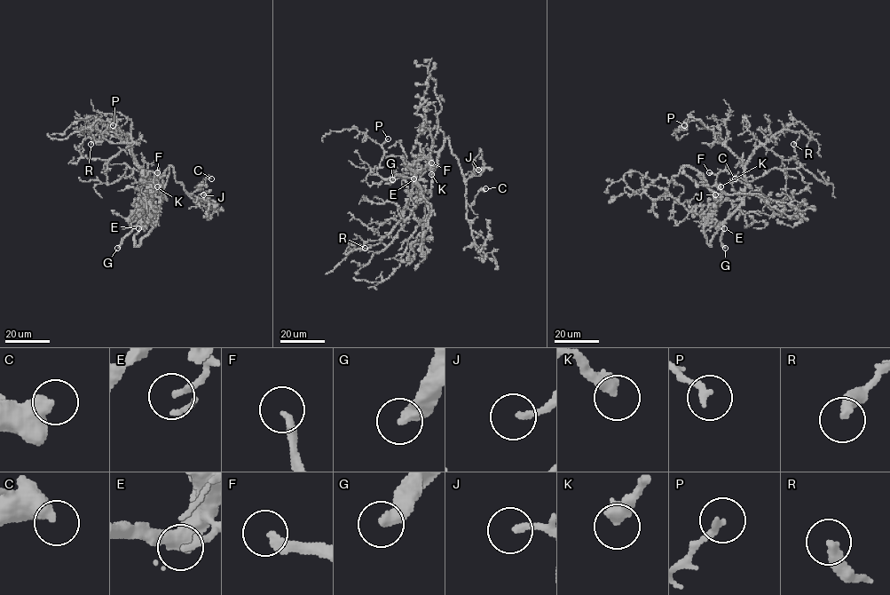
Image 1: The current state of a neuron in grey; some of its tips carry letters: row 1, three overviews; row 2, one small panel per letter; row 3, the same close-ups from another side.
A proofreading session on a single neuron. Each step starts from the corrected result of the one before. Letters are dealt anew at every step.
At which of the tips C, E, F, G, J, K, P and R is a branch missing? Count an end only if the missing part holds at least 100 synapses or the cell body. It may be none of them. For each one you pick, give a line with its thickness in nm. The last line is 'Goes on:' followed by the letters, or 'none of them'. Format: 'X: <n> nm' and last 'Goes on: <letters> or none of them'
F: 280 nm
G: 400 nm
Goes on: F, G

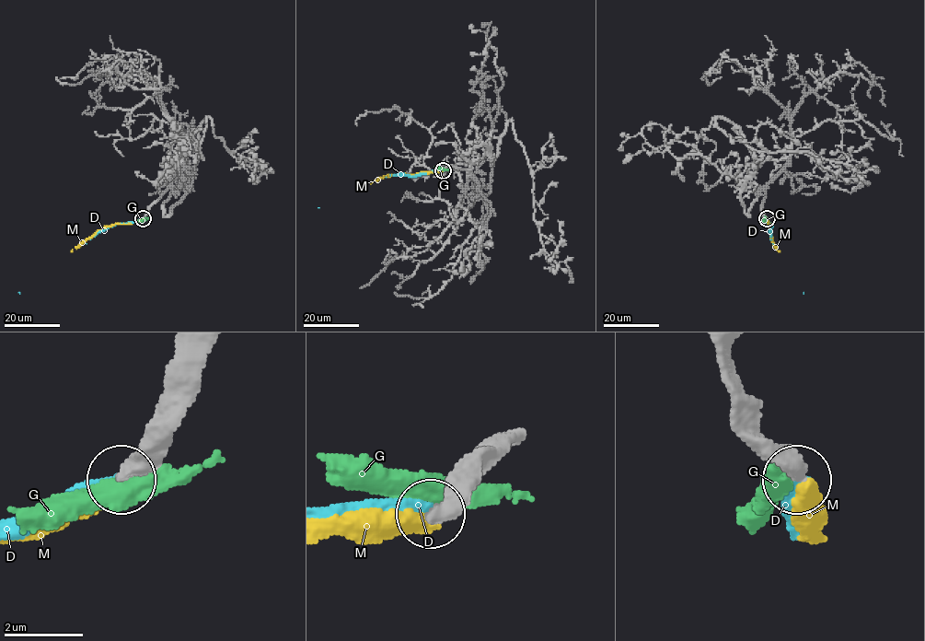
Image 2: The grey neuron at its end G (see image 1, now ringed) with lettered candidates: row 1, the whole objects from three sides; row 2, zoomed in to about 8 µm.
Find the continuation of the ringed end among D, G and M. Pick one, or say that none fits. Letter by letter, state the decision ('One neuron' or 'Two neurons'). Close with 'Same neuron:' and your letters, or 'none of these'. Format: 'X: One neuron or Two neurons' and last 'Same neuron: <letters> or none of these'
D: One neuron
G: Two neurons
M: Two neurons
Same neuron: D

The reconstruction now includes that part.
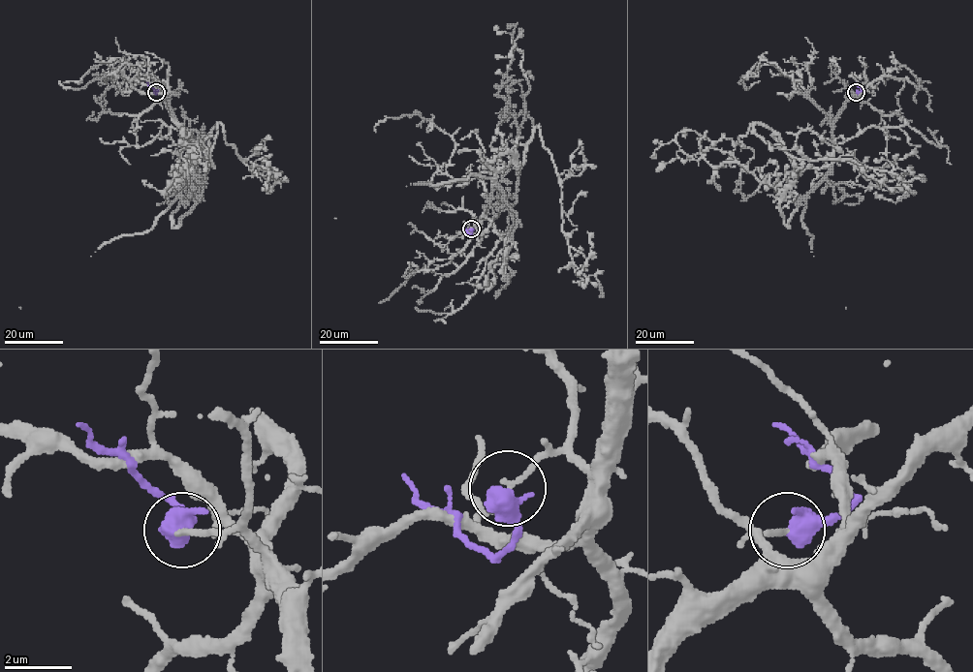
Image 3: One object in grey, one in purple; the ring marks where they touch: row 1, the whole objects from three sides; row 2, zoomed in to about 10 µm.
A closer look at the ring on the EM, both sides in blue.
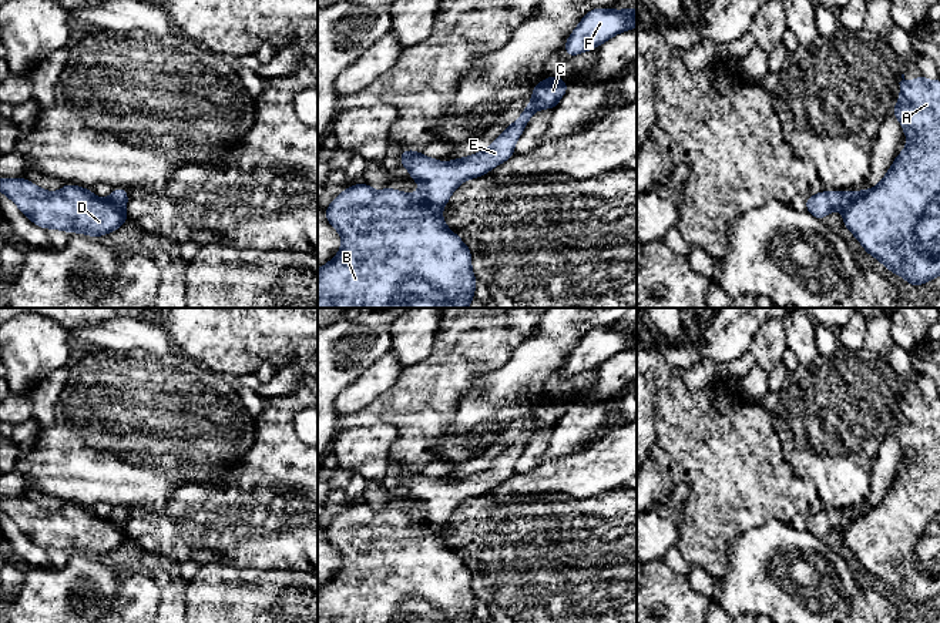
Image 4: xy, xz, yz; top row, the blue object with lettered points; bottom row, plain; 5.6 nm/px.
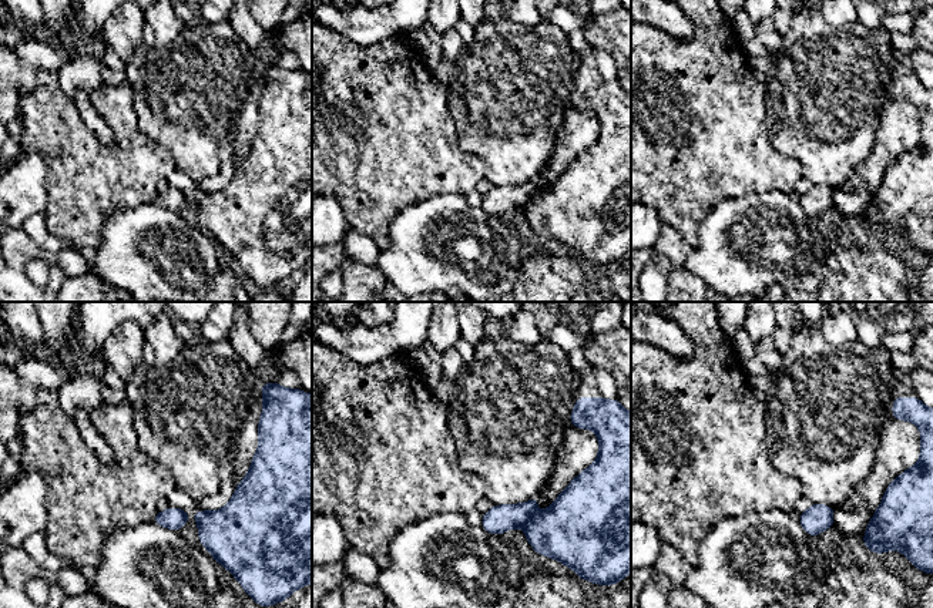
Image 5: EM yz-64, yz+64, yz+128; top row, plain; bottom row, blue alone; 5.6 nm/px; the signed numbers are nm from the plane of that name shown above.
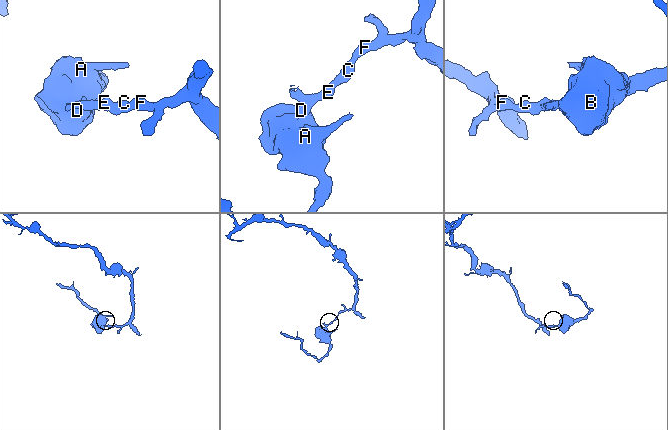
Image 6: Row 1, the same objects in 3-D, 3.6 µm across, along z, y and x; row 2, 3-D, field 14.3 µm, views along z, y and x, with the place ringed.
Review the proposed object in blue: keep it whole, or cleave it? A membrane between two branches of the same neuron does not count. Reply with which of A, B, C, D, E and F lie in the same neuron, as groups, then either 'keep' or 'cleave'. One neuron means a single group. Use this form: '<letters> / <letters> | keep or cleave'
A B D / C E F | cleave

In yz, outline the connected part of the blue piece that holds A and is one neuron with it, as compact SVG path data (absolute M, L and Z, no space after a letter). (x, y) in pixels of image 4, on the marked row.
M921 73L914 81L902 74L900 100L892 114L907 135L907 145L896 155L884 178L843 210L843 224L859 240L867 254L889 271L903 277L912 287L933 281L940 275L940 78L927 80Z

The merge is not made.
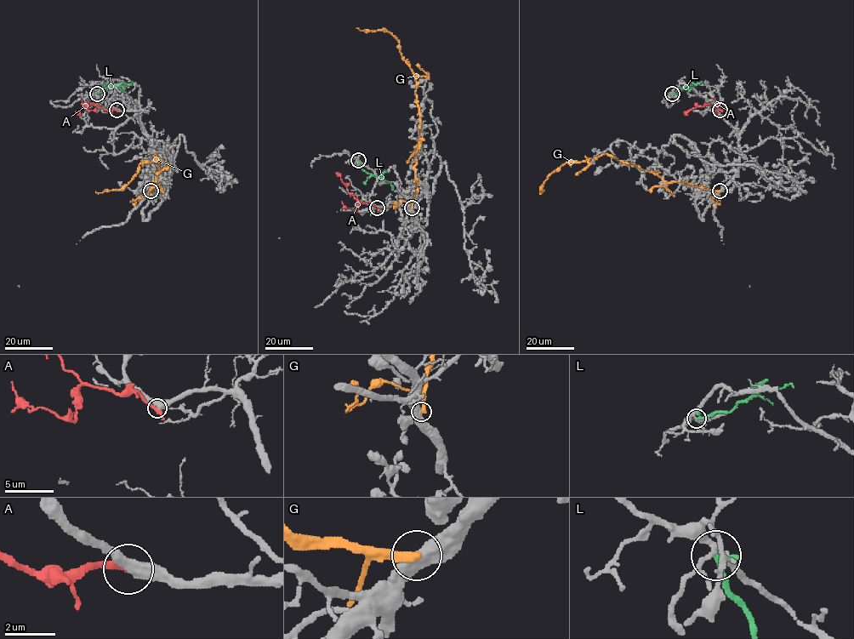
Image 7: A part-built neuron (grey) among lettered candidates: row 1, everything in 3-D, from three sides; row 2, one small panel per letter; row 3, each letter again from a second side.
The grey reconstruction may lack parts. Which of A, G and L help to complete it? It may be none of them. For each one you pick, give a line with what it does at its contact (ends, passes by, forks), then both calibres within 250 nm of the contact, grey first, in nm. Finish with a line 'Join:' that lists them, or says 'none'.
Join: none

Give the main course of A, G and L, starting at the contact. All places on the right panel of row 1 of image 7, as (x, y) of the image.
A: (720, 110), (705, 103), (684, 111)
G: (720, 191), (679, 181), (665, 182), (656, 174), (601, 153), (585, 161), (566, 162), (552, 172), (539, 191)
L: (672, 94), (680, 92), (690, 82), (697, 84), (702, 81)

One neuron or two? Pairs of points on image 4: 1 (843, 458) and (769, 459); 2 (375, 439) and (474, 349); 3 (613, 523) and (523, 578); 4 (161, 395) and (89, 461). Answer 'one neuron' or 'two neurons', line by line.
1: two neurons
2: two neurons
3: one neuron
4: one neuron

